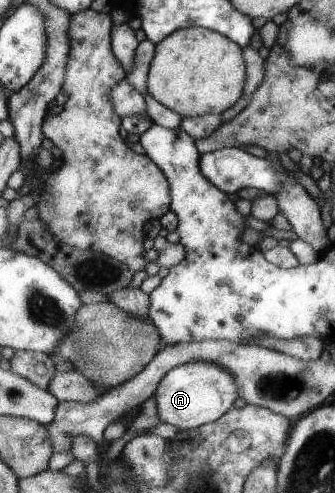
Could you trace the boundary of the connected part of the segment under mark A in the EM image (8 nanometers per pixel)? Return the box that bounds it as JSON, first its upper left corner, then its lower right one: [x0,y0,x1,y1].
[155,361,240,429]

